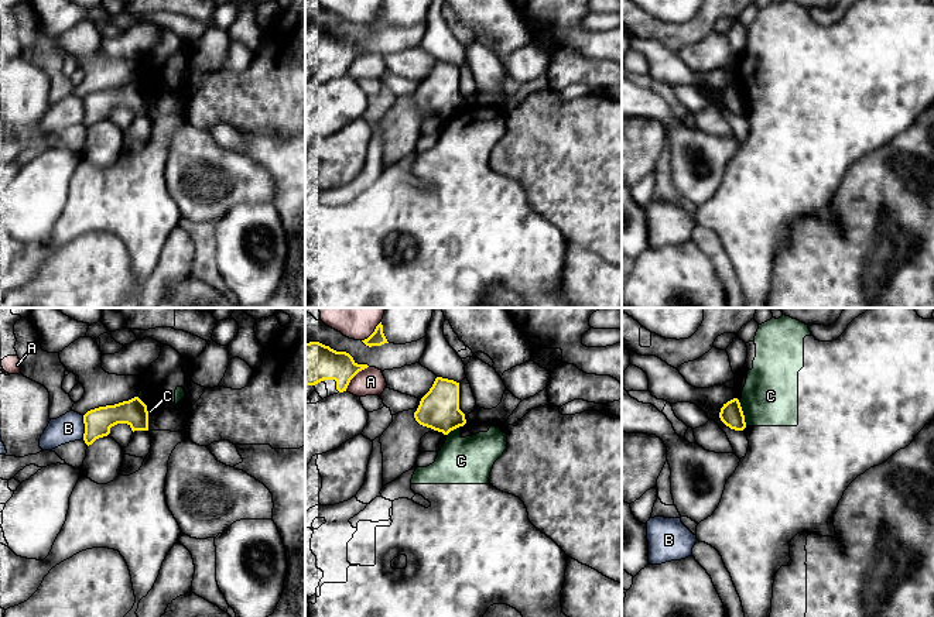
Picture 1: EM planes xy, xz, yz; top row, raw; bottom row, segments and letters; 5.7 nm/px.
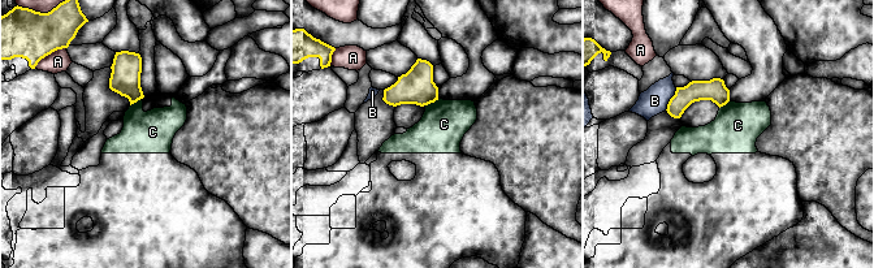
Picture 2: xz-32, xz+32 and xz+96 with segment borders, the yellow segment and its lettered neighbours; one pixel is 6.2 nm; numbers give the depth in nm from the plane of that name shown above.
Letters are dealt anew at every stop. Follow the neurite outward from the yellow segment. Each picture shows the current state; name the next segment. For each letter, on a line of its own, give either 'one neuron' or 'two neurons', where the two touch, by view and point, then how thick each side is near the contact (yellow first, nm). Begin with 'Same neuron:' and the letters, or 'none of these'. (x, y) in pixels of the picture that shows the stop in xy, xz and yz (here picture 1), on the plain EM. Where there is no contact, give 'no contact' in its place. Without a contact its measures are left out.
Same neuron: none of these
A: two neurons | xz (353, 60) | 220/160 nm
B: two neurons | xy (85, 110) | 160/160 nm
C: two neurons | yz (742, 98) | 130/320 nm

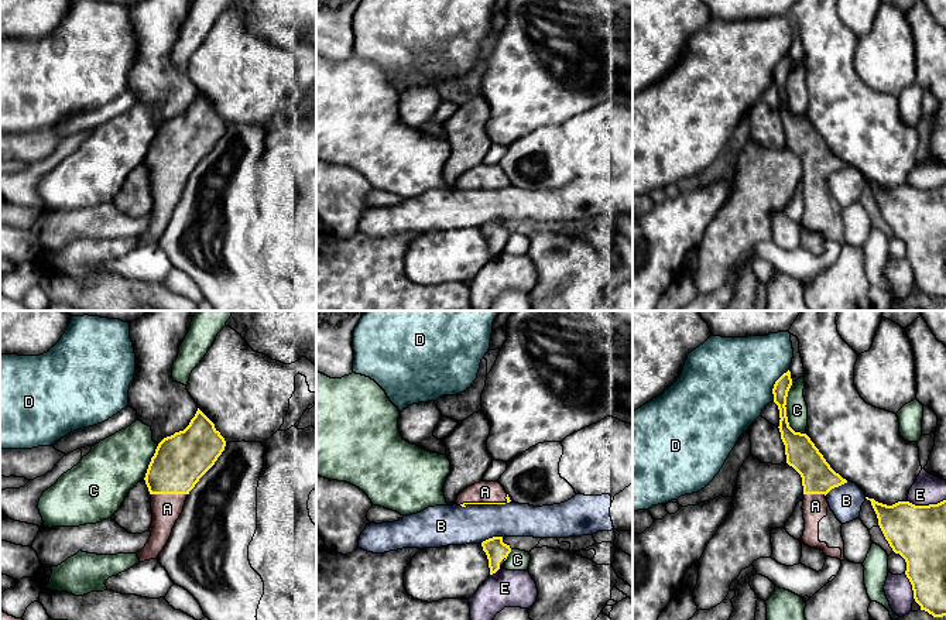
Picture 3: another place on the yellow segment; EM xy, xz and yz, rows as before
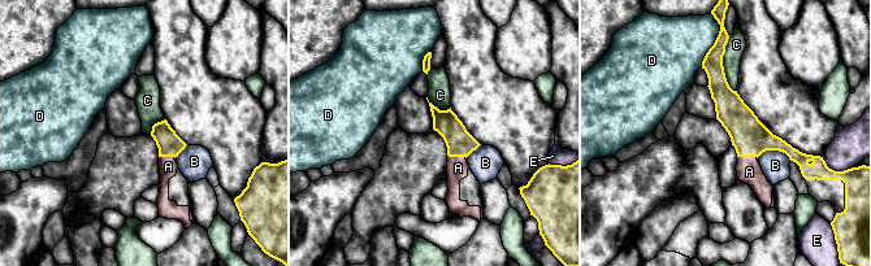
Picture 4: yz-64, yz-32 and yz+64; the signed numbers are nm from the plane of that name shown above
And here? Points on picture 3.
Same neuron: A
A: one neuron | xy (170, 177) | 300/160 nm
B: two neurons | xz (493, 221) | 120/220 nm
C: two neurons | yz (785, 95) | 180/130 nm
D: two neurons | yz (774, 68) | 90/480 nm
E: two neurons | yz (926, 189) | 320/170 nm

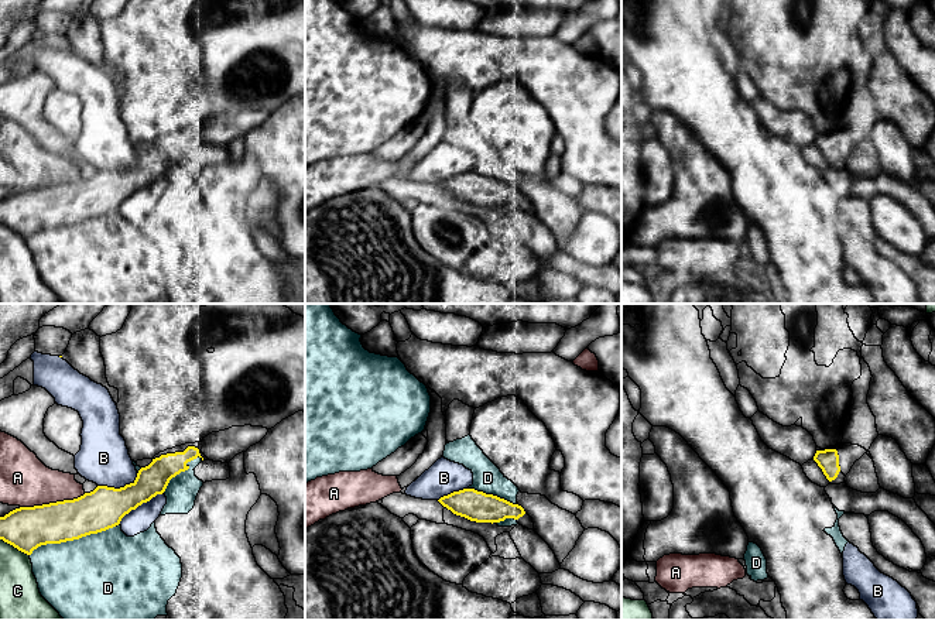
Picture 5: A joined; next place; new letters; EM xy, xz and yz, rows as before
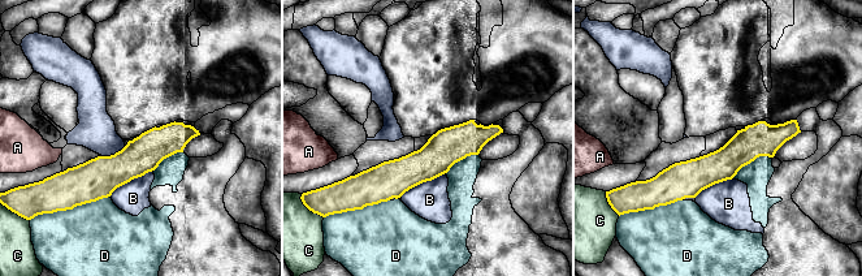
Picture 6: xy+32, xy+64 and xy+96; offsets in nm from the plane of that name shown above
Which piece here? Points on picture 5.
Same neuron: none of these
A: two neurons | xy (52, 187) | 240/280 nm
B: two neurons | xy (120, 171) | 240/280 nm
C: two neurons | xy (14, 230) | 240/220 nm
D: two neurons | xy (71, 223) | 240/480 nm

